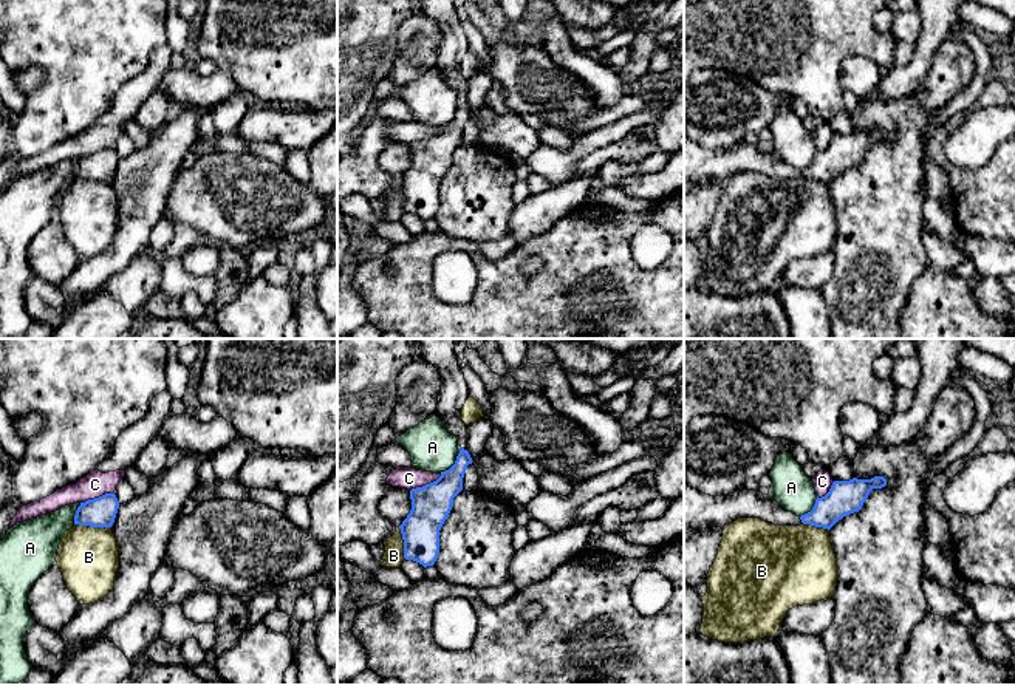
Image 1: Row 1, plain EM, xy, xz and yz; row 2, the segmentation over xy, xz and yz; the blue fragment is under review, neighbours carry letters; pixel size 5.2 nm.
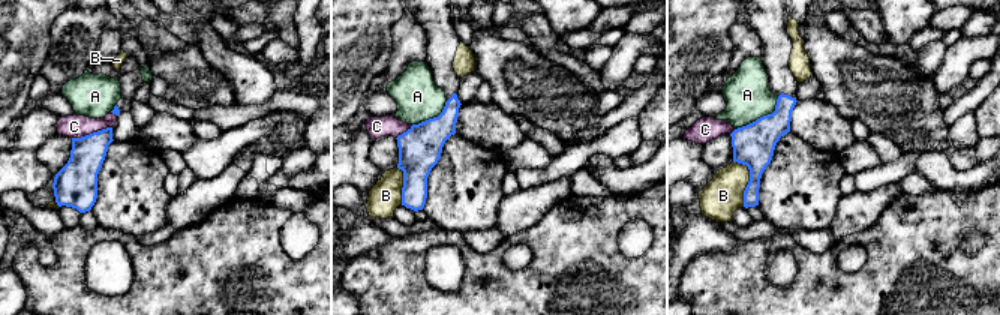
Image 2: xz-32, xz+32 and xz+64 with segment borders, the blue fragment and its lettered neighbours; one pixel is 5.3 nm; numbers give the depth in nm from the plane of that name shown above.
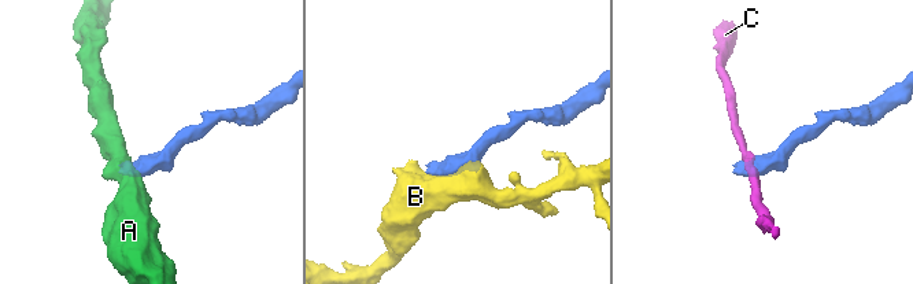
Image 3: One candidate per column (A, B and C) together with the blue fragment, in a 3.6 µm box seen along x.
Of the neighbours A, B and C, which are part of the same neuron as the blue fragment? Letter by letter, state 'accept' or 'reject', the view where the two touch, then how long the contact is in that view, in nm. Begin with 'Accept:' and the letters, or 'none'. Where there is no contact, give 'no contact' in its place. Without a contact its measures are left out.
Accept: none
A: reject | xz | 160 nm
B: reject | xy | 190 nm
C: reject | xy | 190 nm

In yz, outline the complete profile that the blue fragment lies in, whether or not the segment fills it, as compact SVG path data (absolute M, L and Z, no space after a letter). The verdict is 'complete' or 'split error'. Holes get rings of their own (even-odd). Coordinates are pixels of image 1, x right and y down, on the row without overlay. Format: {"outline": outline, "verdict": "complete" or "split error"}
{"outline": "M883 130L871 133L834 135L829 145L815 153L811 165L797 170L784 164L769 148L741 142L726 150L710 150L684 141L684 189L699 182L721 181L738 172L760 172L775 179L809 178L831 182L843 170L859 165L873 142L887 139Z", "verdict": "split error"}

